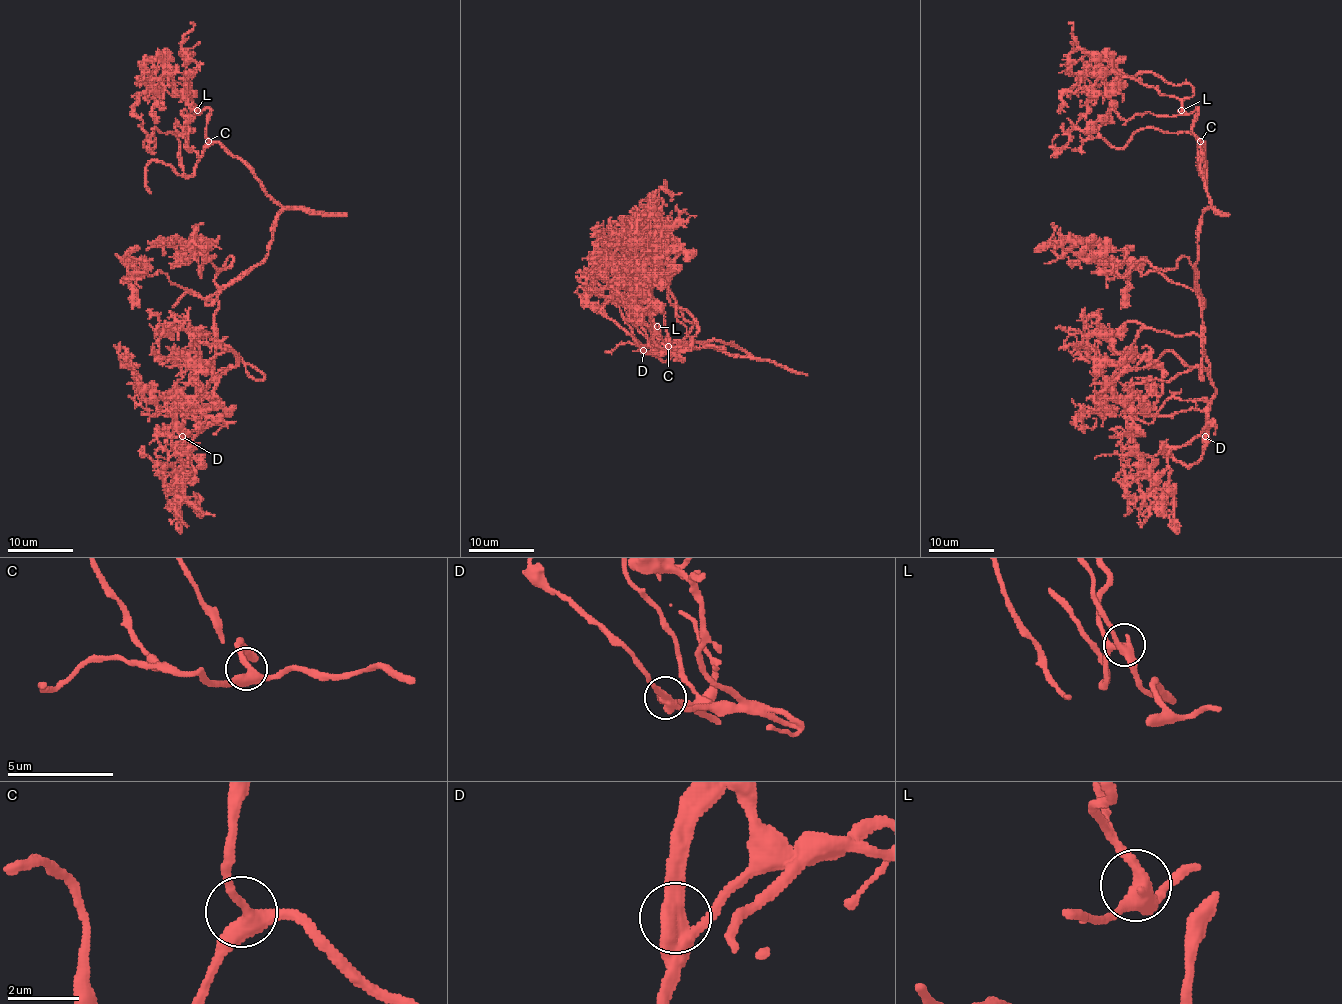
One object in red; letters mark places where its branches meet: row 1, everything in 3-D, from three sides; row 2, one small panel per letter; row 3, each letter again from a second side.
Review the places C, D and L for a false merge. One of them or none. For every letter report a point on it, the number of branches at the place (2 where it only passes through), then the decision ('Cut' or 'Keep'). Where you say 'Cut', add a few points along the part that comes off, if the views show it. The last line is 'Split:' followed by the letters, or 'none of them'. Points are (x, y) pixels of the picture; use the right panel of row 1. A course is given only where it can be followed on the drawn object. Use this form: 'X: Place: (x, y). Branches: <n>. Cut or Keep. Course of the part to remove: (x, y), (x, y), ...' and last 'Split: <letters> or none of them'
C: Place: (1200, 141). Branches: 3. Keep
D: Place: (1205, 436). Branches: 3. Keep
L: Place: (1181, 110). Branches: 3. Keep
Split: none of them

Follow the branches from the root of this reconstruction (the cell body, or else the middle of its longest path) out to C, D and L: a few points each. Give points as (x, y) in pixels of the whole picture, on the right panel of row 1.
C: (1197, 232), (1199, 219), (1210, 206), (1200, 169), (1200, 141)
D: (1197, 232), (1196, 289), (1202, 312), (1204, 356), (1215, 389), (1205, 436)
L: (1197, 232), (1210, 196), (1200, 169), (1202, 141), (1192, 131), (1197, 108), (1181, 110)

